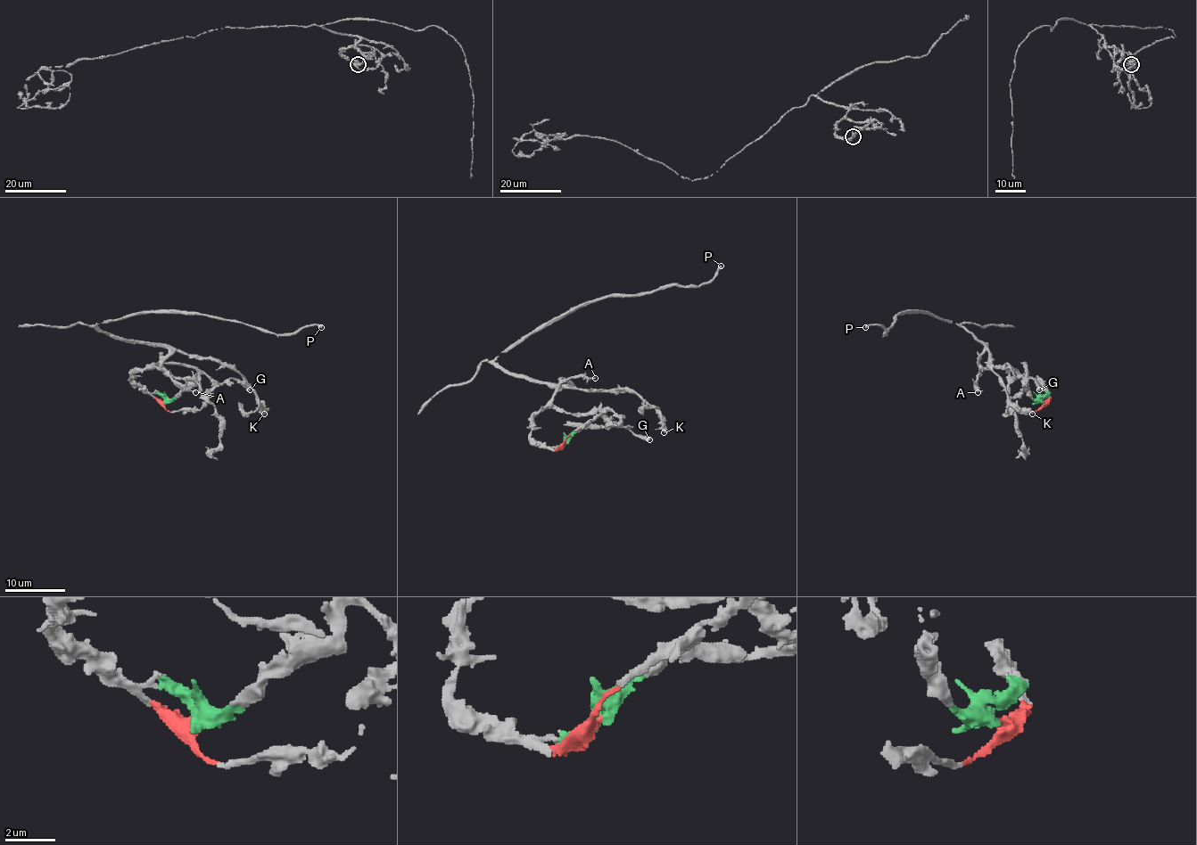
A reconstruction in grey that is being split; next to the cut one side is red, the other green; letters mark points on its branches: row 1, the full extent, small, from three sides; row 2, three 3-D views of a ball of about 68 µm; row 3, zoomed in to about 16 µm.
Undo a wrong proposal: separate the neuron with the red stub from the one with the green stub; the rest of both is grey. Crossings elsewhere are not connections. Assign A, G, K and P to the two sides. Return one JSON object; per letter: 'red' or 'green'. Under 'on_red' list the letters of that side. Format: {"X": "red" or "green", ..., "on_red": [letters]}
{"A": "red", "G": "green", "K": "red", "P": "red", "on_red": ["A", "K", "P"]}

